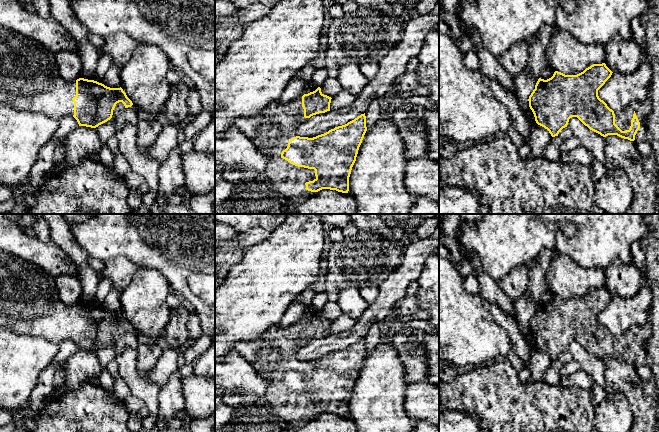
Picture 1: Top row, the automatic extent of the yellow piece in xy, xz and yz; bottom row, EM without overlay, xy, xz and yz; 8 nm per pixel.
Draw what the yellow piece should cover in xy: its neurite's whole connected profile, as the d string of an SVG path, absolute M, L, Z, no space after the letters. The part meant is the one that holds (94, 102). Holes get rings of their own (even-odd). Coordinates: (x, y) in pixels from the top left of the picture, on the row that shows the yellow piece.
M0 27L0 107L9 106L17 110L44 114L54 120L59 120L63 116L73 116L79 126L96 128L112 118L113 110L119 102L122 102L125 108L133 105L121 87L110 88L84 78L65 81L59 73L54 53L34 39Z

